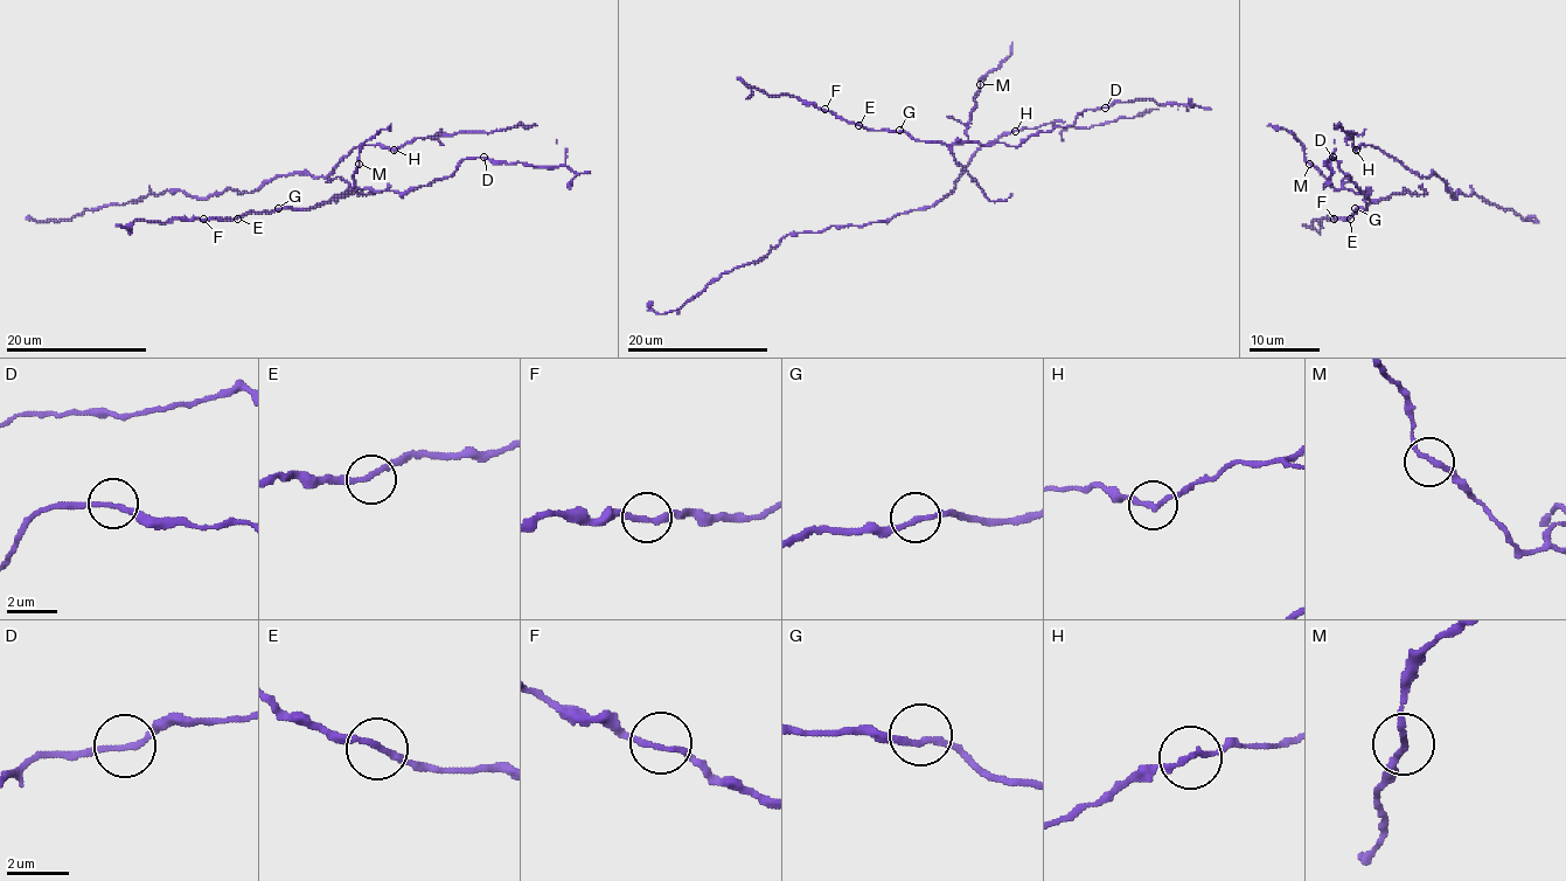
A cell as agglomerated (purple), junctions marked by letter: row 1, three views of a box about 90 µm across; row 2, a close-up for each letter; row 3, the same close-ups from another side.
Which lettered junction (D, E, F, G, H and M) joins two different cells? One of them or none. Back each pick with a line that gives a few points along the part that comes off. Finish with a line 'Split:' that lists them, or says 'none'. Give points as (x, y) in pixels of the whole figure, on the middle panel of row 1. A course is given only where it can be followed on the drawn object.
Split: none

